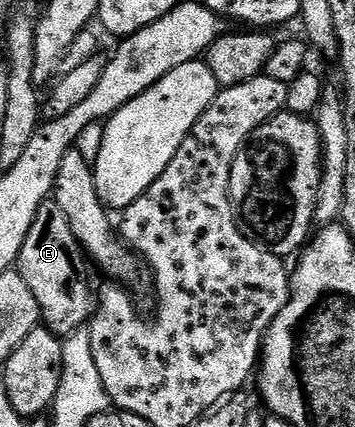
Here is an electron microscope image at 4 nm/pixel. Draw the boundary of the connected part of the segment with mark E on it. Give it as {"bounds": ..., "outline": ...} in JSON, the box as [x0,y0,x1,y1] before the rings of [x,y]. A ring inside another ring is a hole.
{"bounds":[16,201,96,337],"outline":[[[45,201],[40,211],[36,211],[36,219],[32,219],[32,231],[28,231],[24,247],[20,247],[16,271],[28,283],[32,295],[36,295],[36,303],[40,303],[41,324],[57,337],[69,337],[94,315],[96,293],[90,290],[86,265],[87,258],[72,231],[72,223],[68,223],[68,215],[64,215],[60,203]]]}

